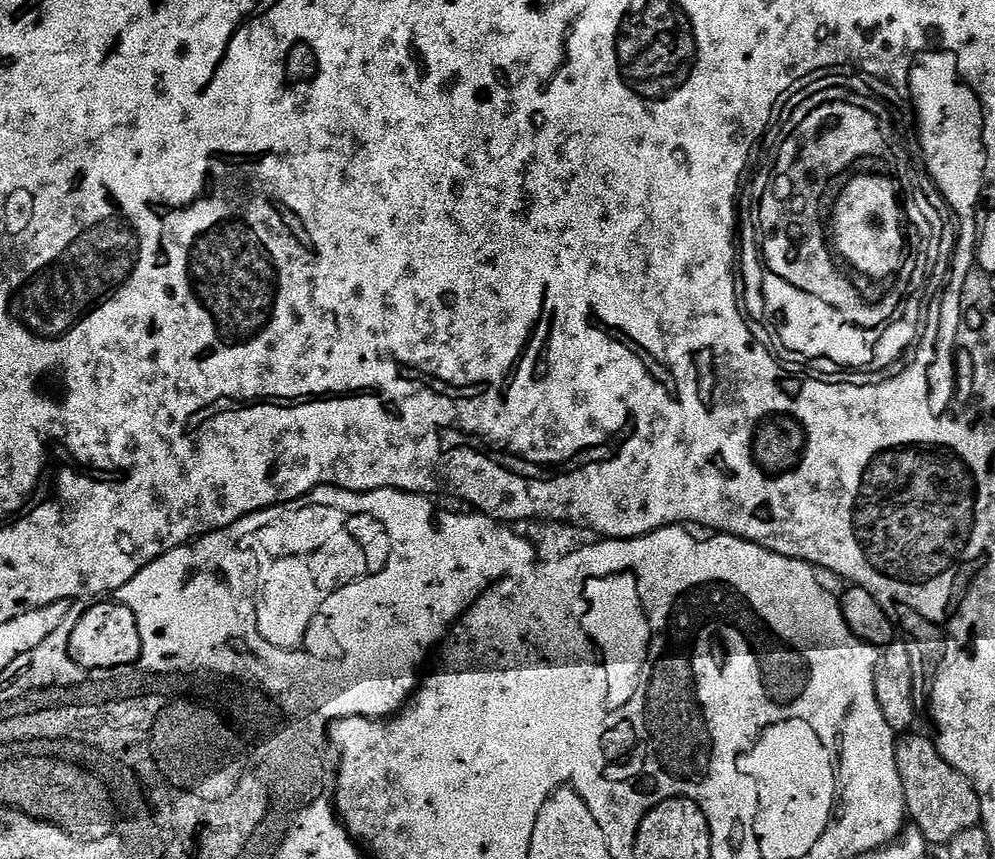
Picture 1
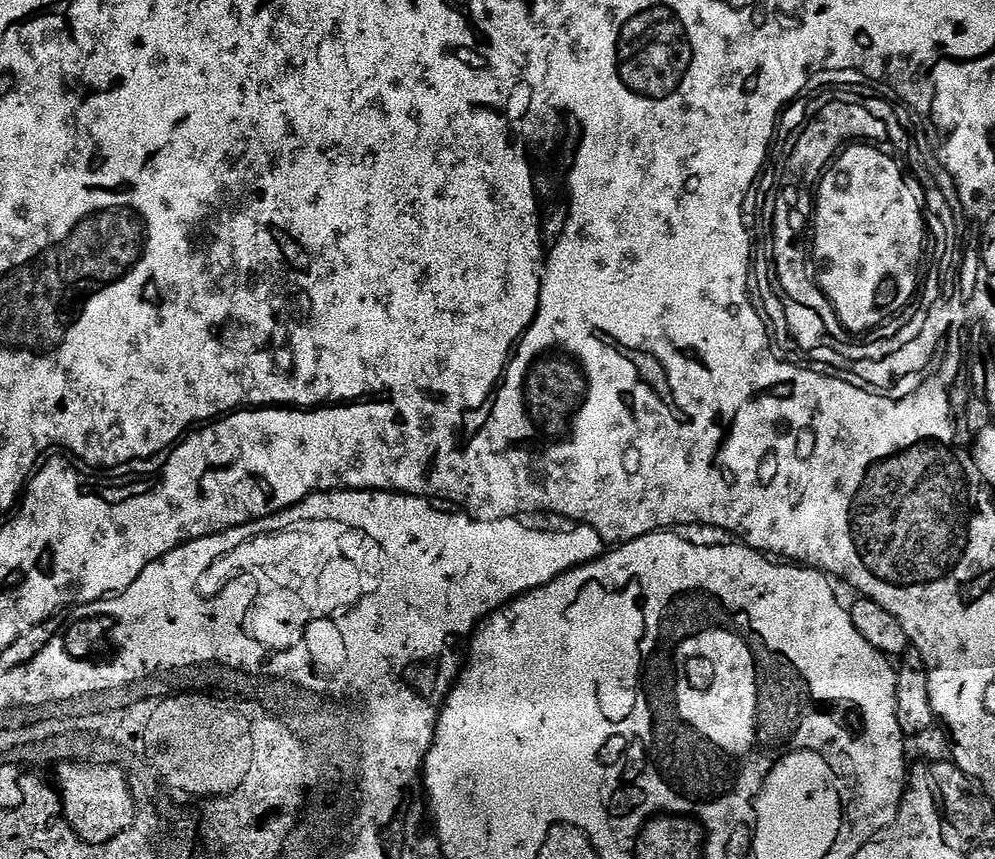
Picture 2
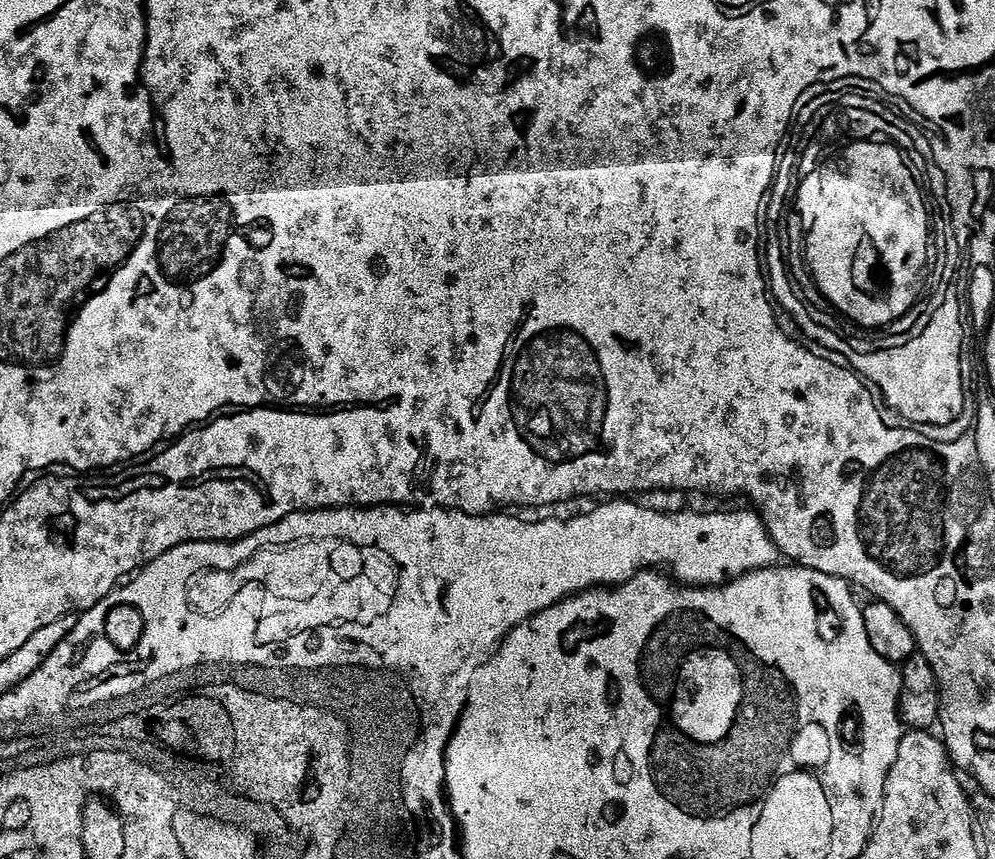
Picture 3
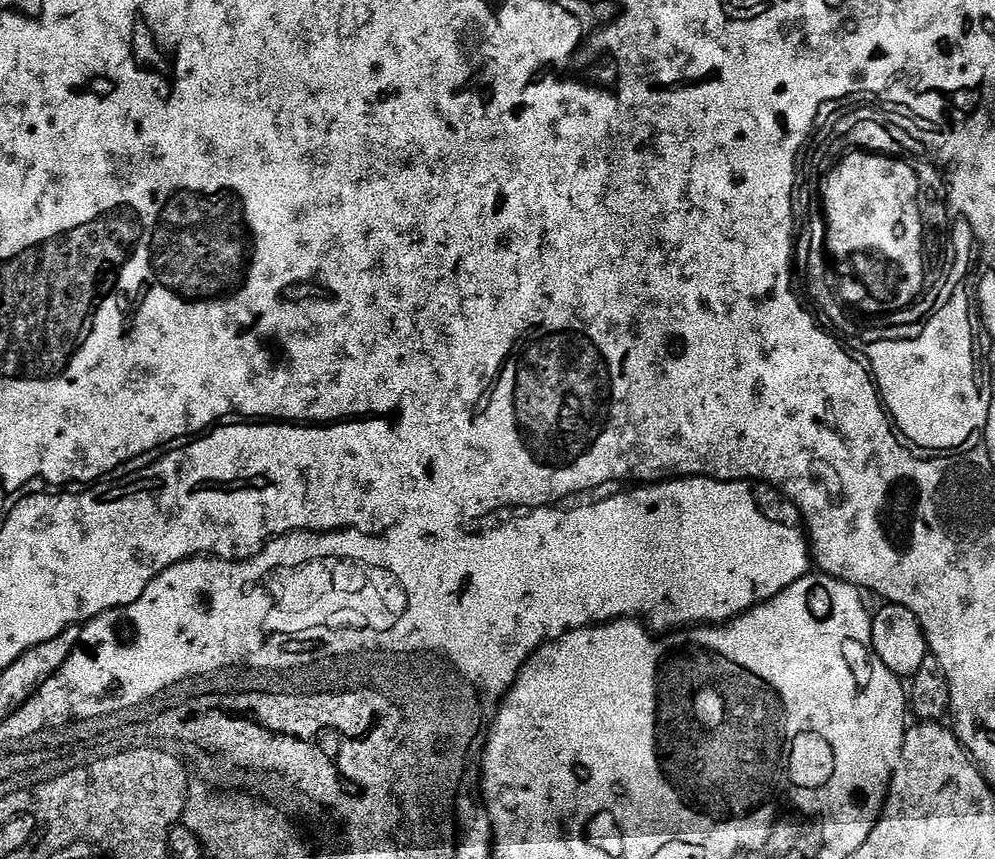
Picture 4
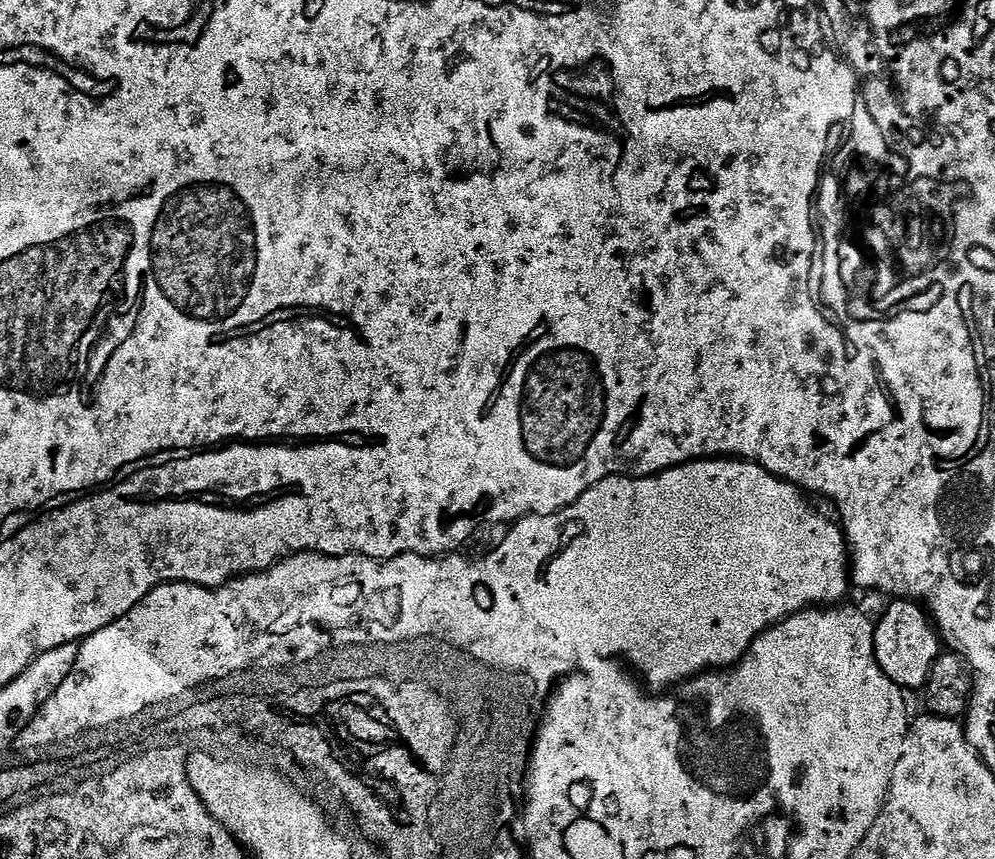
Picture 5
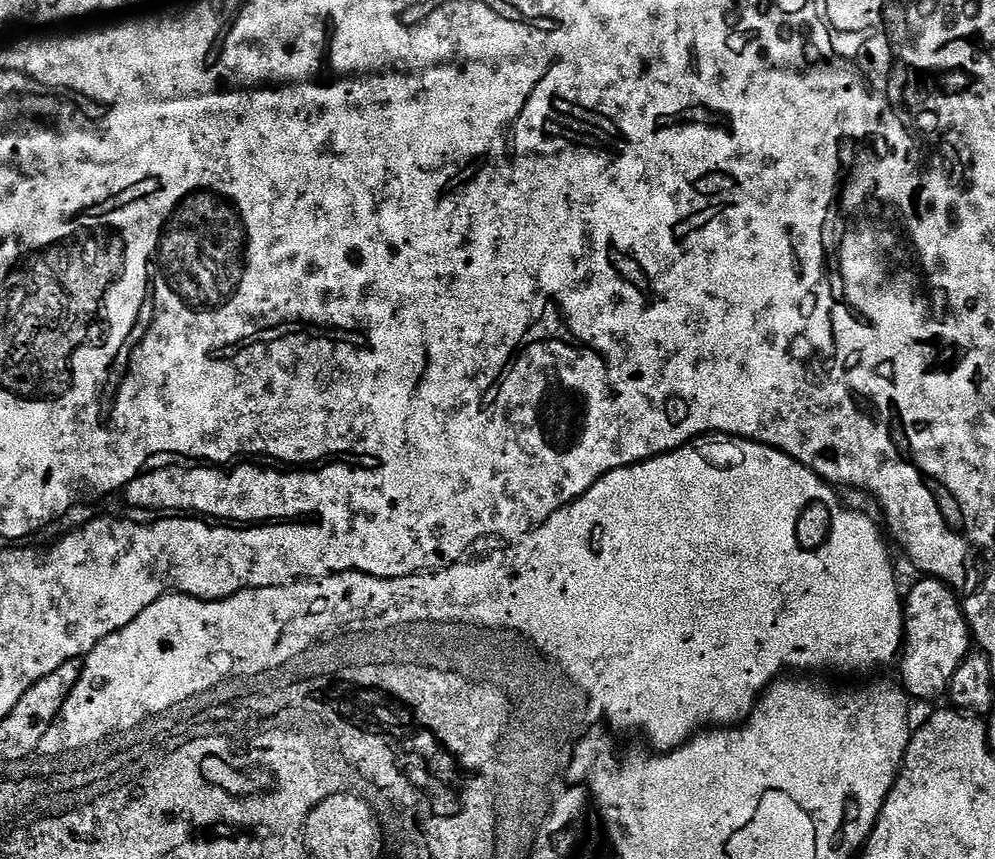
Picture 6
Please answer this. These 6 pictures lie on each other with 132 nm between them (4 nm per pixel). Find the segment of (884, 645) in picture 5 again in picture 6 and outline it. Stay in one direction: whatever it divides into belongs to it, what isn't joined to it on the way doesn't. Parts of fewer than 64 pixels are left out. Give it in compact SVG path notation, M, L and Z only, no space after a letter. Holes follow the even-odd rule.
M920 578L909 590L902 604L904 613L904 643L898 657L900 680L909 697L920 700L936 700L948 691L950 682L967 659L974 644L970 620L964 617L956 596L945 581L935 578Z

